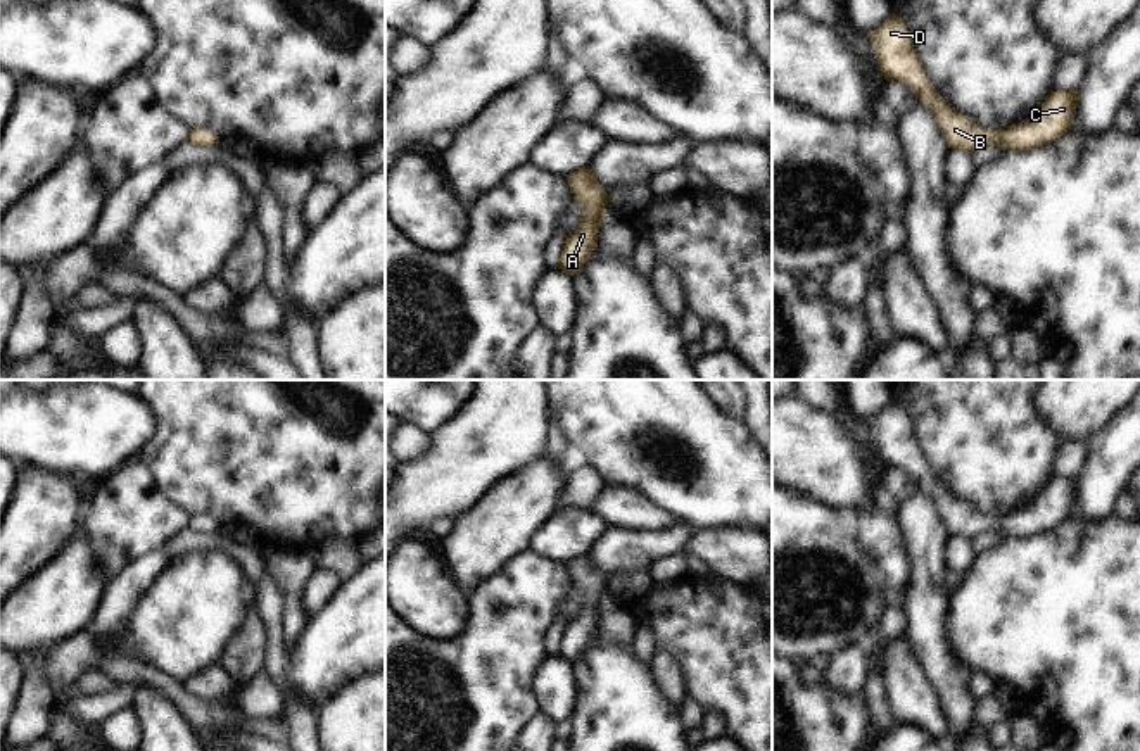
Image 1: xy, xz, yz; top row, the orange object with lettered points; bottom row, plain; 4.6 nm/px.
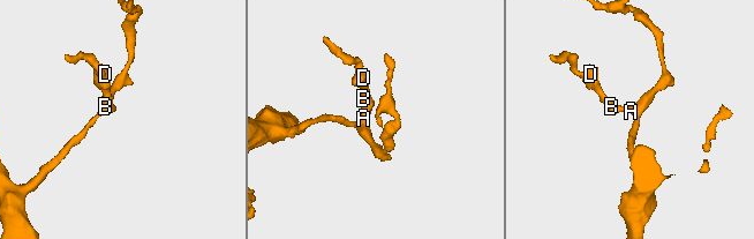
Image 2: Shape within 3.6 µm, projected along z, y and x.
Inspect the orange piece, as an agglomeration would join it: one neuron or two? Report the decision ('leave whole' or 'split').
leave whole

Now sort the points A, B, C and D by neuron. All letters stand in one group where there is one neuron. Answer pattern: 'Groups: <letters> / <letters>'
Groups: A B C D

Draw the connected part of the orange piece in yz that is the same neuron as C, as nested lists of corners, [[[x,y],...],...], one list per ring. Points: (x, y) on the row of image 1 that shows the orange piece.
[[[893,12],[877,29],[867,33],[867,38],[877,57],[881,74],[888,81],[900,79],[917,95],[919,102],[933,112],[948,148],[972,154],[978,147],[993,143],[1004,150],[1029,152],[1055,142],[1071,129],[1080,100],[1078,90],[1052,92],[1029,119],[991,131],[953,110],[936,93],[917,59],[912,35],[900,16]]]

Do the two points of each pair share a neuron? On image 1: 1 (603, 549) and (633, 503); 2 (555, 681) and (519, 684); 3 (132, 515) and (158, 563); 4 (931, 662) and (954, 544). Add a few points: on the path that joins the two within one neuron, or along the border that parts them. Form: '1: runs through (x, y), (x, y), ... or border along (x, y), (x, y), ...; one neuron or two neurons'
1: border along (658, 527), (608, 529); two neurons
2: border along (548, 656), (539, 665), (532, 681), (538, 712); two neurons
3: border along (159, 549), (135, 558), (118, 574); two neurons
4: border along (949, 536), (945, 549), (947, 570); two neurons

